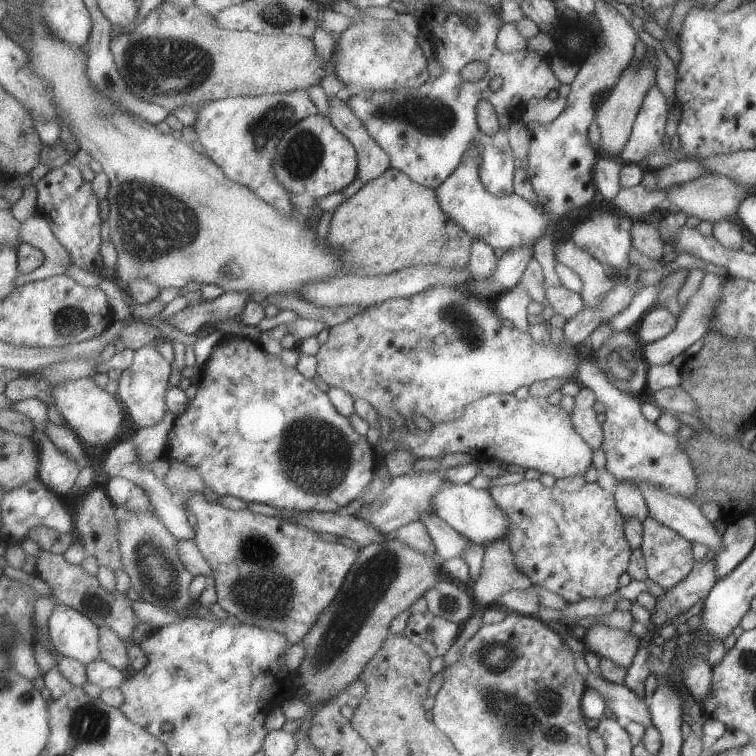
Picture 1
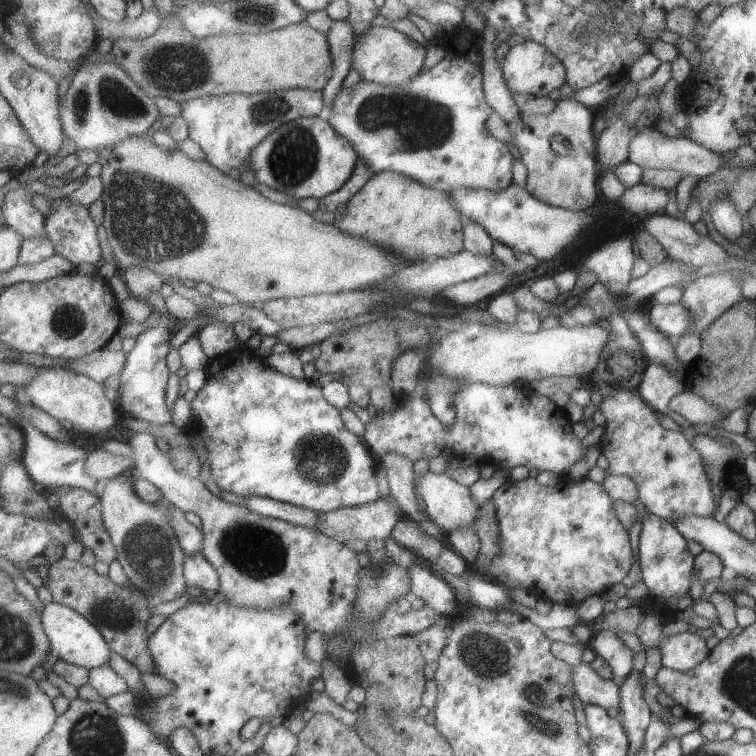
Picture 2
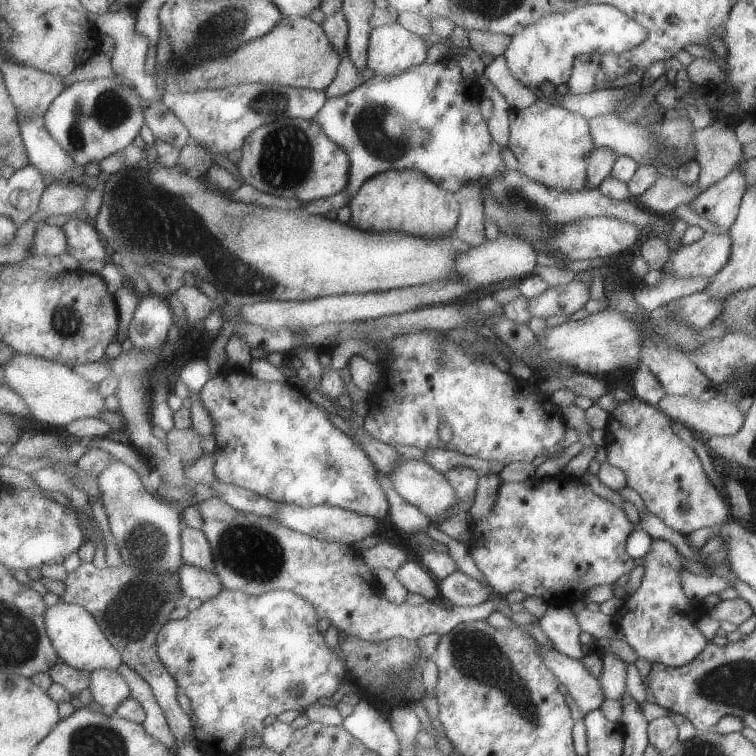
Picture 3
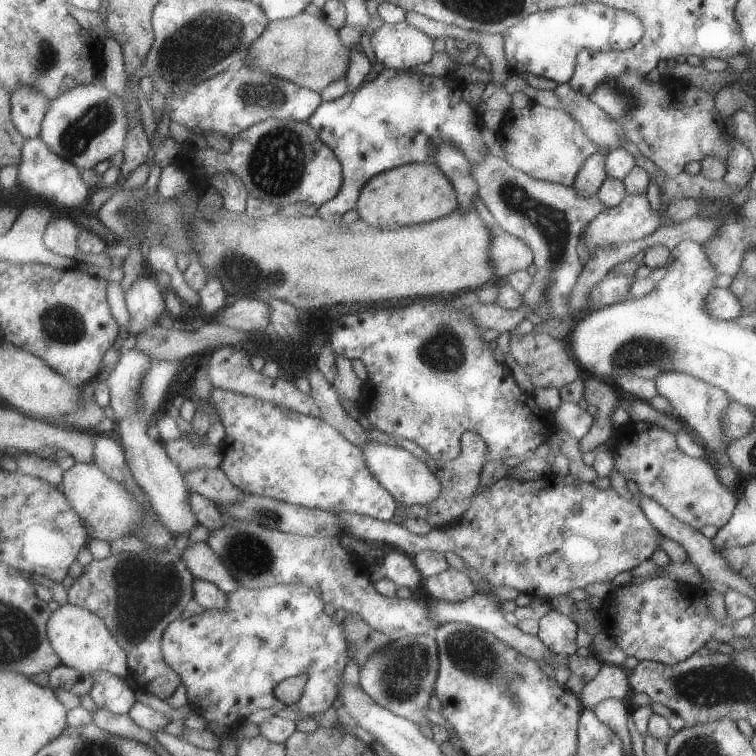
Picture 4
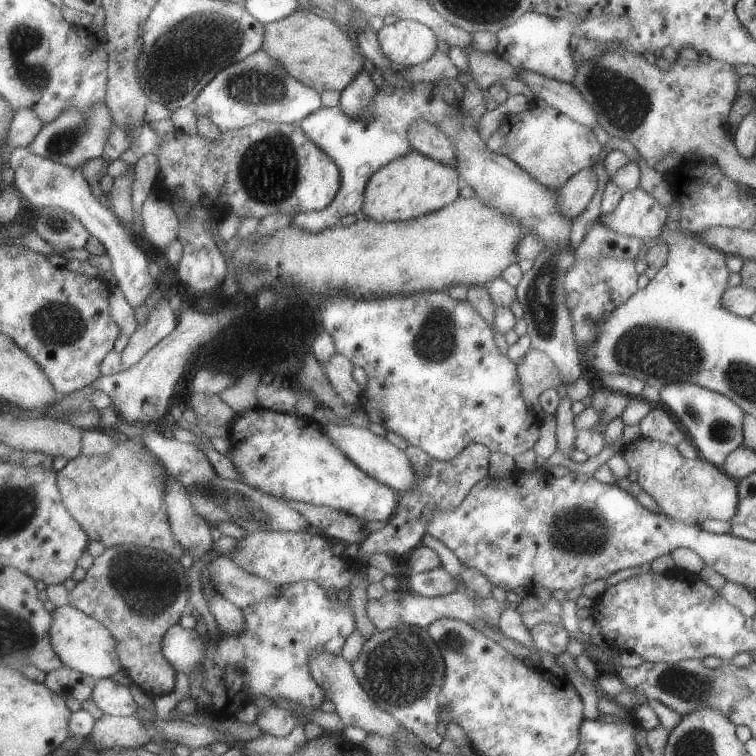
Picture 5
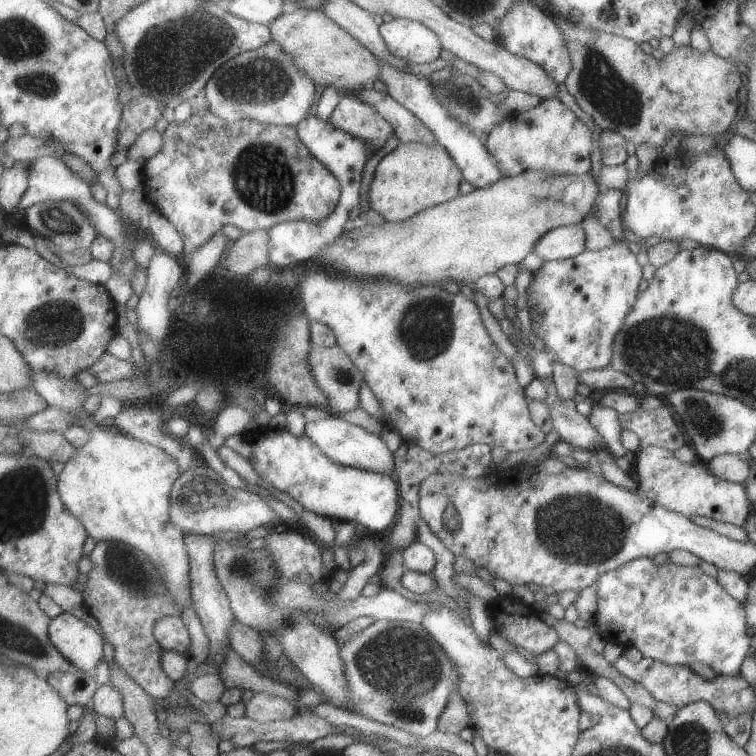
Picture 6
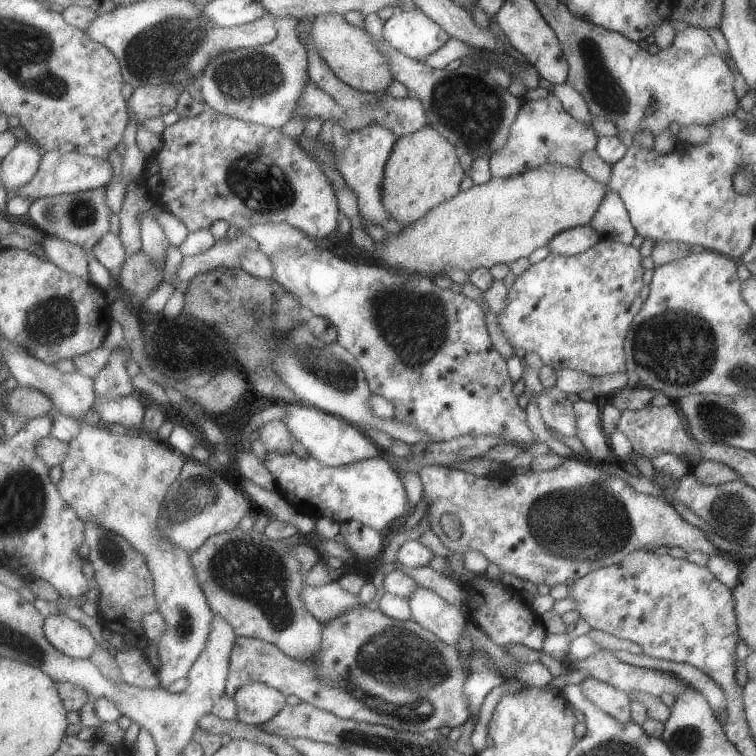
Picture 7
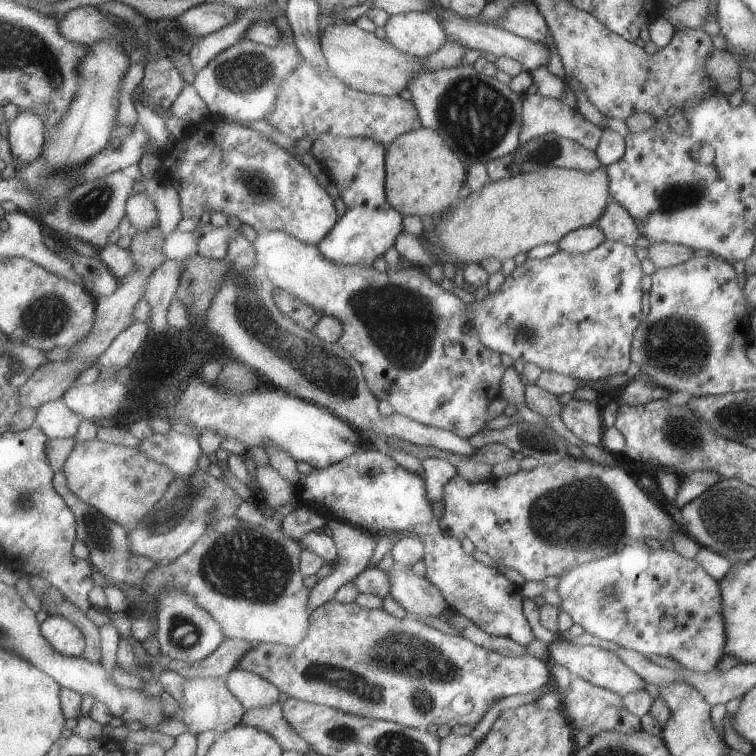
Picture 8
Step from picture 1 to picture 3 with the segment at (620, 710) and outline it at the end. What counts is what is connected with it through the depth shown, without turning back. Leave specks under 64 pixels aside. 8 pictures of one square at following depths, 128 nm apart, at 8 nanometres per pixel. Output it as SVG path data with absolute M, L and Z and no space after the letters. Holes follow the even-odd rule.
M539 645L539 652L543 656L543 664L567 688L569 696L583 714L600 707L604 698L599 680L591 676L581 660L565 656L555 649L549 650L543 645Z

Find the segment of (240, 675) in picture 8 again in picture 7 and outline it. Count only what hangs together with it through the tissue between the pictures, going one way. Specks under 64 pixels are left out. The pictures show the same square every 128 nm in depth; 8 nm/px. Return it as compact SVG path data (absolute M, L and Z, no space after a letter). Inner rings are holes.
M248 683L234 695L238 705L238 720L259 726L270 722L287 707L279 690L262 683Z

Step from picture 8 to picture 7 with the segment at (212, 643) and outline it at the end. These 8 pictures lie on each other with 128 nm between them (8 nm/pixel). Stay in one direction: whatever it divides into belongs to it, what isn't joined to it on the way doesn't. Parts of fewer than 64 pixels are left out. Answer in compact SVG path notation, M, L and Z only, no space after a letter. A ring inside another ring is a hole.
M83 422L81 435L70 443L69 455L62 465L64 476L58 488L62 498L83 521L87 524L104 525L107 529L126 537L147 558L151 573L154 574L158 612L166 621L166 632L159 642L159 652L161 656L181 656L181 660L193 658L193 664L195 664L195 656L201 655L209 643L208 639L213 631L214 613L208 604L204 590L201 589L201 584L197 581L194 566L190 562L190 554L163 539L157 527L157 520L167 494L175 480L182 475L187 462L188 458L171 449L167 442L159 440L155 435L119 436L108 432L106 425L88 426Z

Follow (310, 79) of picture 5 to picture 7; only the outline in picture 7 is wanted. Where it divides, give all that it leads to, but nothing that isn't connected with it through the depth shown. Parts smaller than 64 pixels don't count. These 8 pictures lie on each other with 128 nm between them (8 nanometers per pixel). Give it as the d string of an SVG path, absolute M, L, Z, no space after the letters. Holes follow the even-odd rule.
M327 14L319 17L310 18L313 21L310 37L313 42L317 42L319 53L333 70L333 73L352 88L362 92L383 94L387 88L393 84L394 72L392 71L392 63L389 56L378 47L378 41L363 28L358 25L350 24L343 15Z

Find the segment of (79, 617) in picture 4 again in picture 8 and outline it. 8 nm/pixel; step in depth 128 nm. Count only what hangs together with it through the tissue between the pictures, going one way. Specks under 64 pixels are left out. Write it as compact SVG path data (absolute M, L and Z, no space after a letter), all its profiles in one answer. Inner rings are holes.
M51 614L42 623L42 634L60 654L67 657L84 657L86 636L81 628L64 615Z

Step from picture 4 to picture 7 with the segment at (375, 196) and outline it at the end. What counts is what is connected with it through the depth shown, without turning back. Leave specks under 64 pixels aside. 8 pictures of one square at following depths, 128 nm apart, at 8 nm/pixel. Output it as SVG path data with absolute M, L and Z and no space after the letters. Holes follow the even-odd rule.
M430 125L403 136L386 167L383 199L387 211L401 224L411 225L442 203L455 199L466 174L463 161L458 149Z

